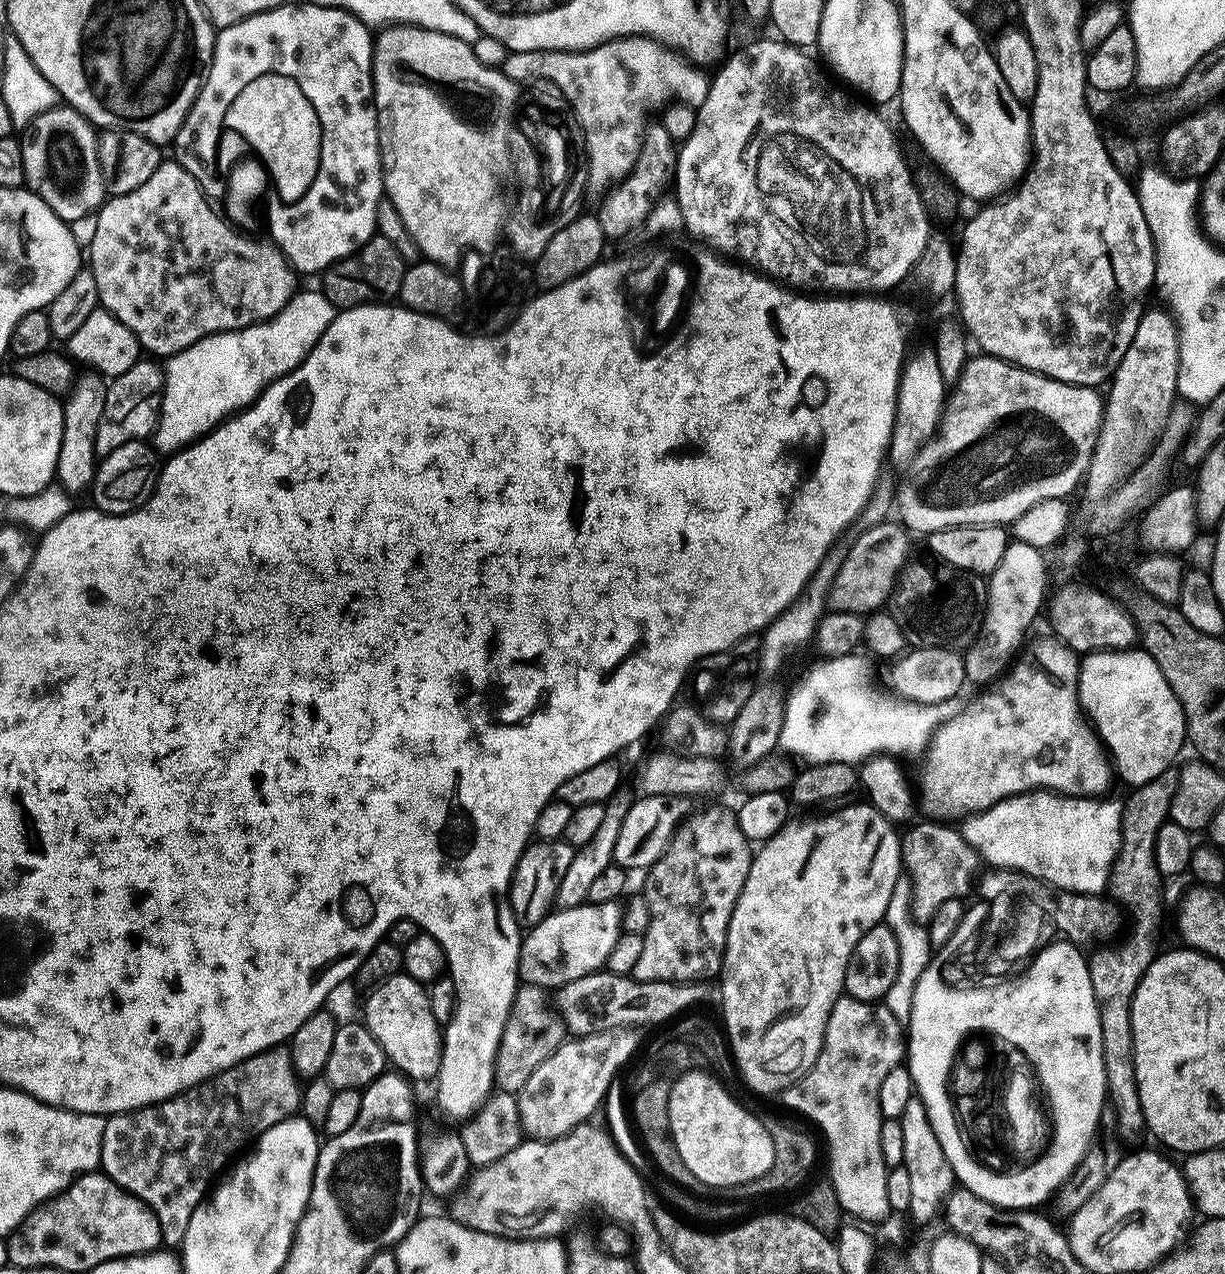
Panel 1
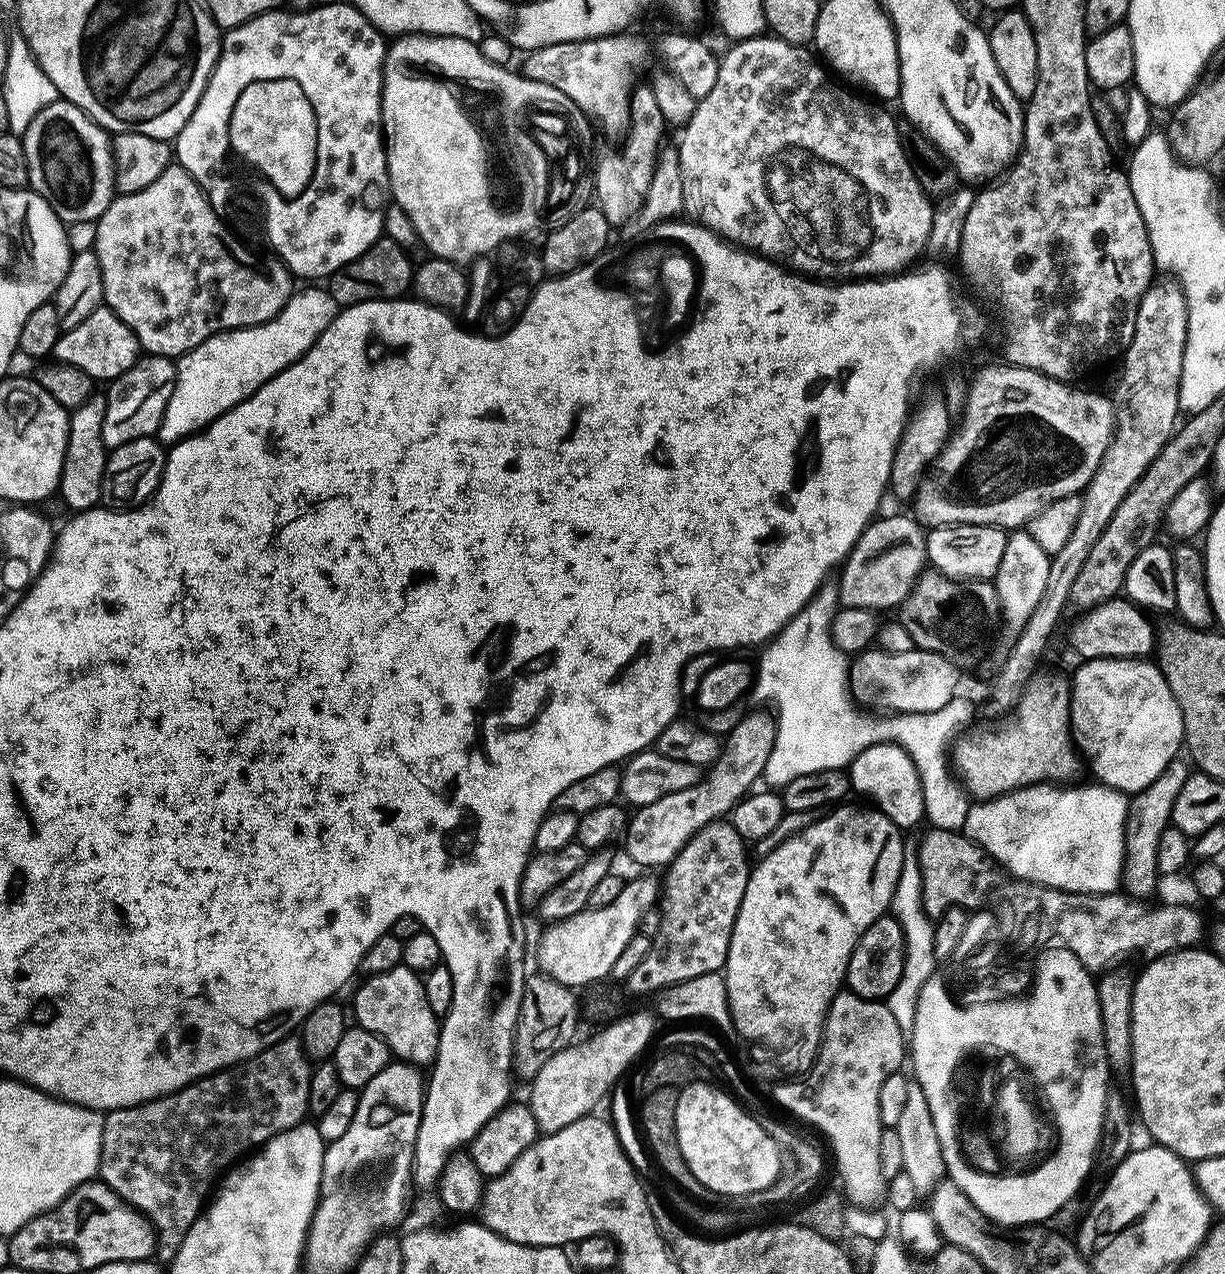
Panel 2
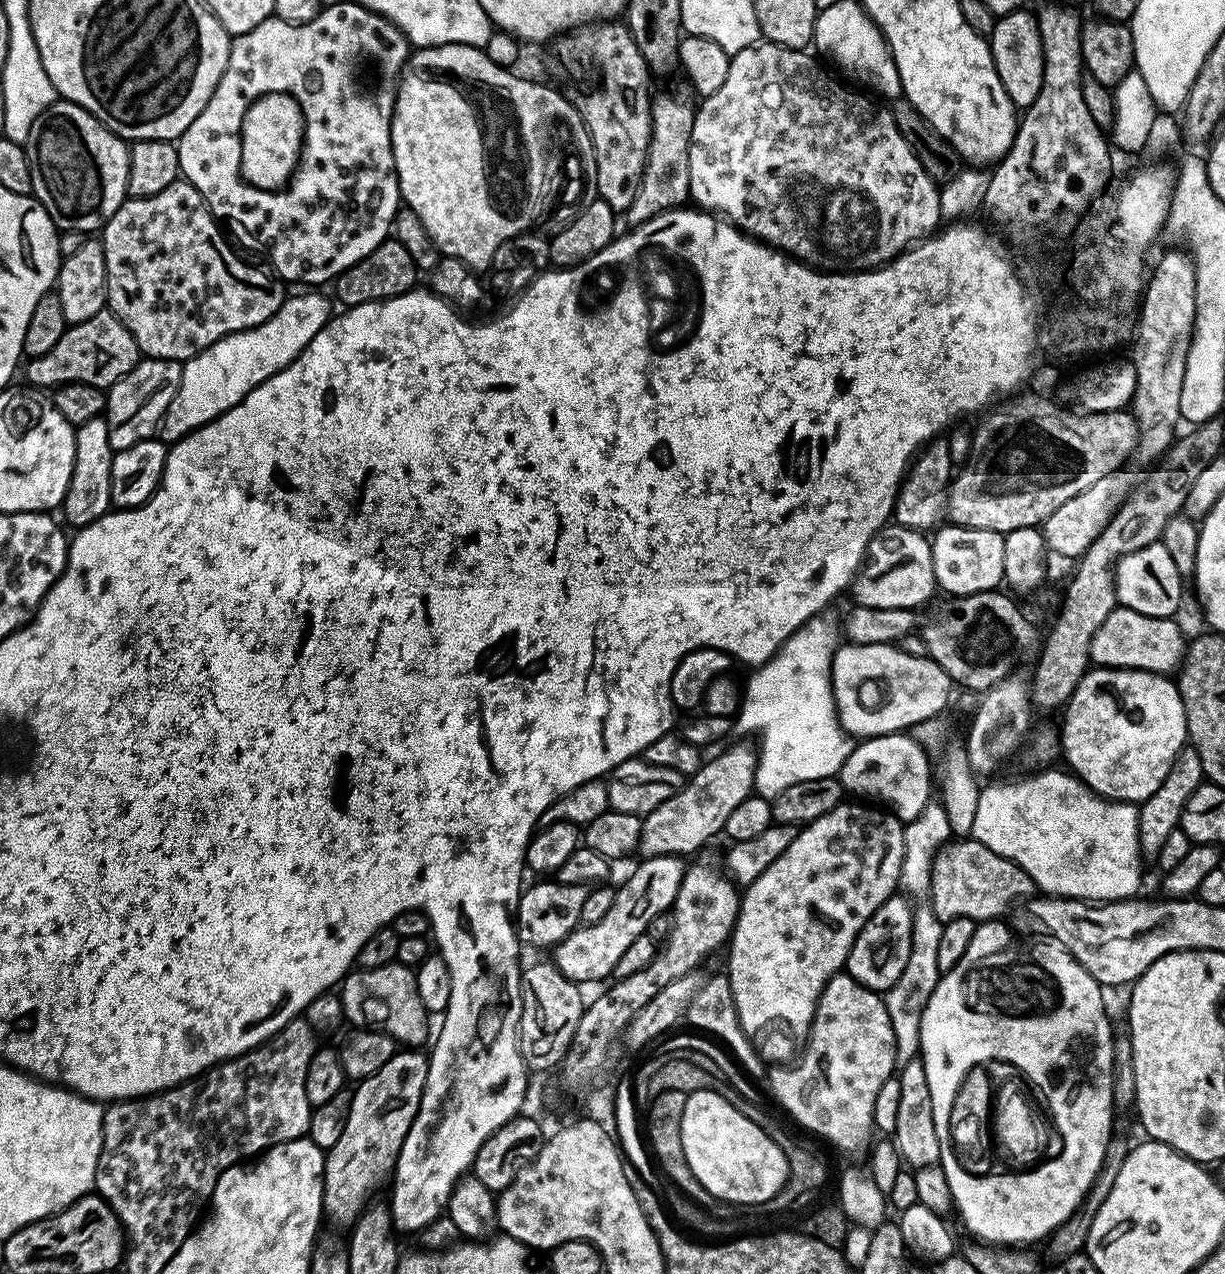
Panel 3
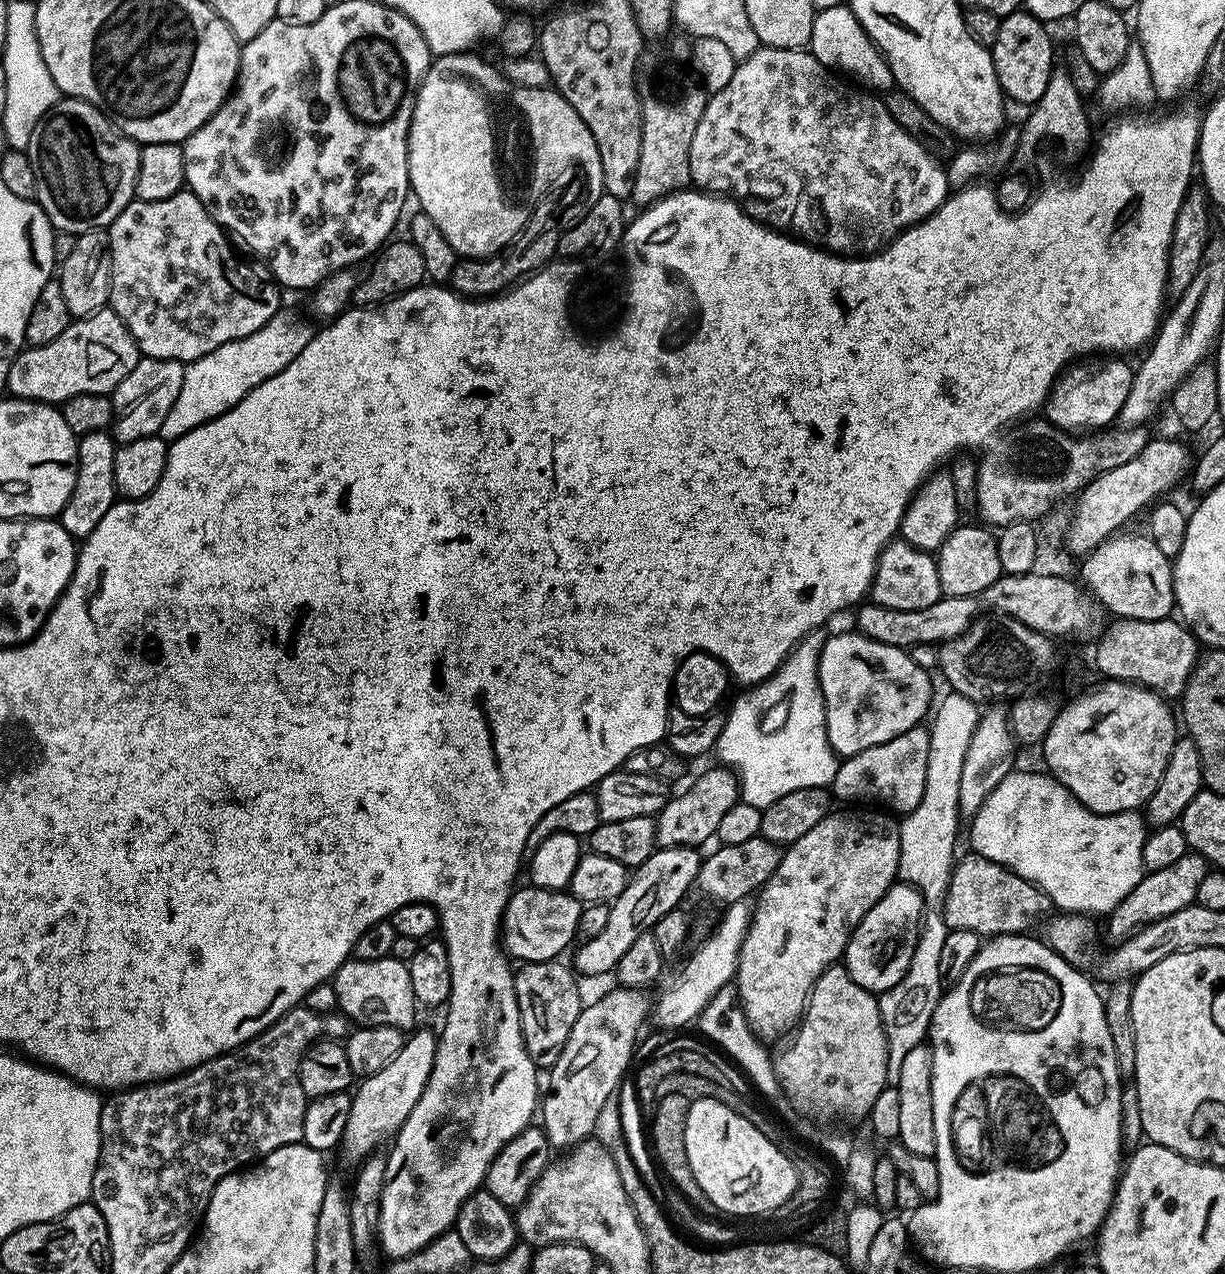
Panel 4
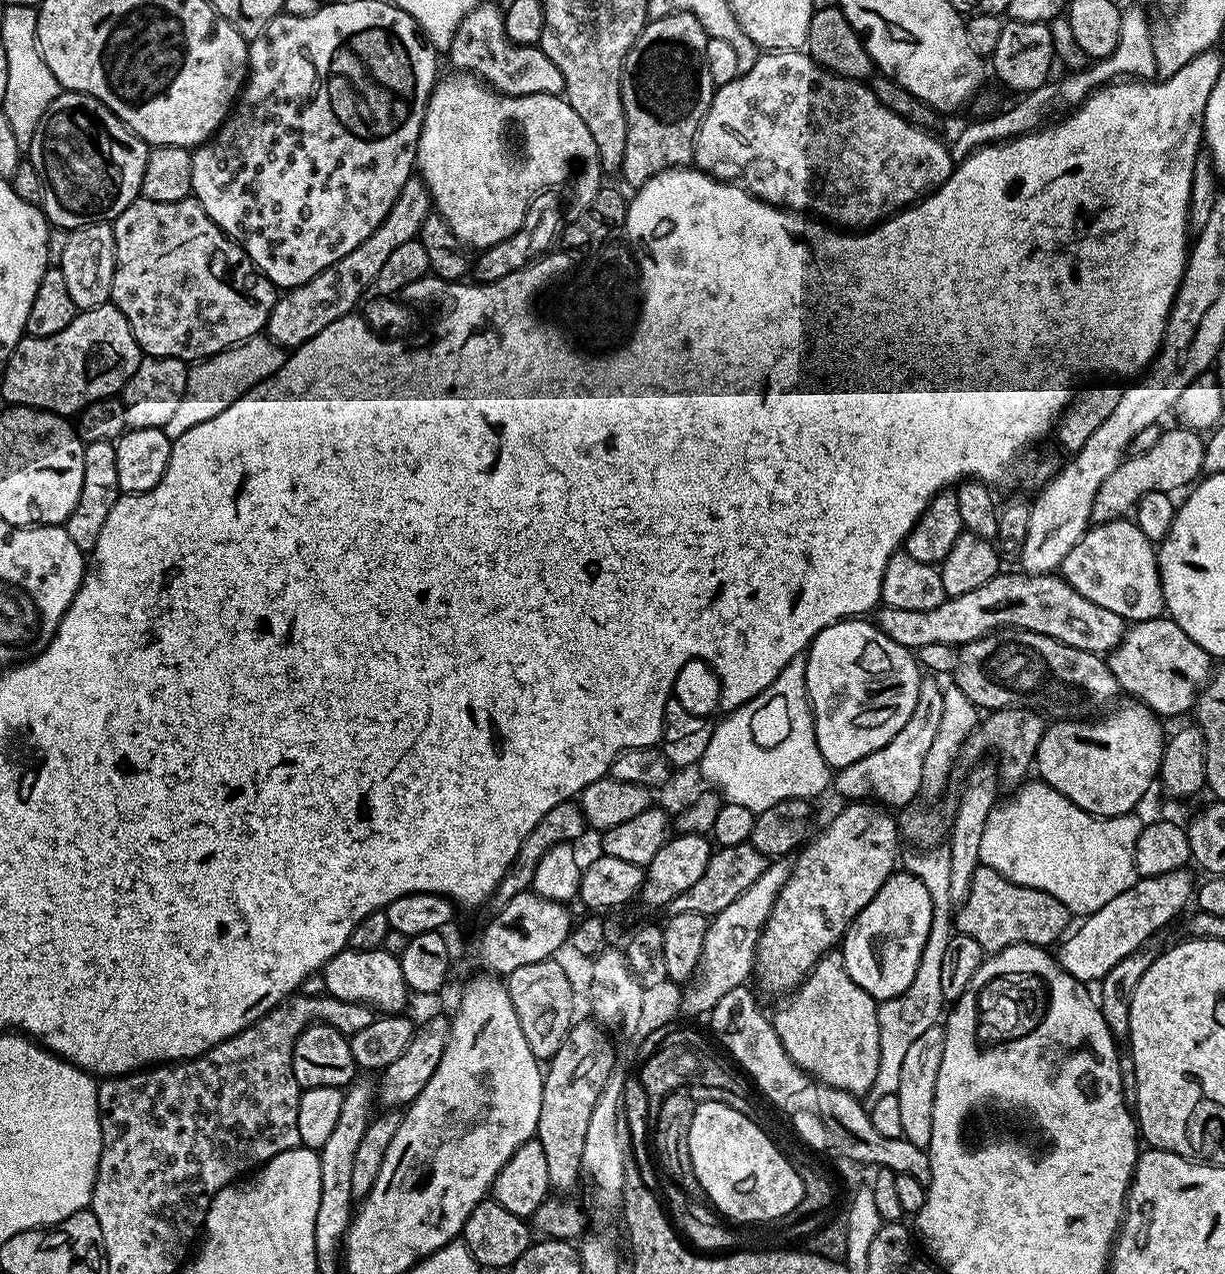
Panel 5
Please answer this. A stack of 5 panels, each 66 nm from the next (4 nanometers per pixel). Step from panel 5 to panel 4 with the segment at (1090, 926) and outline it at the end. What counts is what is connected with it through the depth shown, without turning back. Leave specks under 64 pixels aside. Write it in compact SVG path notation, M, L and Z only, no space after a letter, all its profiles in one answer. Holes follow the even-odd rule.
M1189 851L1188 855L1178 858L1178 862L1163 870L1145 871L1142 882L1138 882L1138 886L1134 886L1134 890L1130 890L1122 902L1118 902L1113 912L1107 913L1109 938L1112 942L1126 940L1136 929L1145 928L1147 924L1158 922L1177 910L1195 904L1198 885L1202 883L1202 878L1206 878L1208 871L1208 859L1194 851Z

